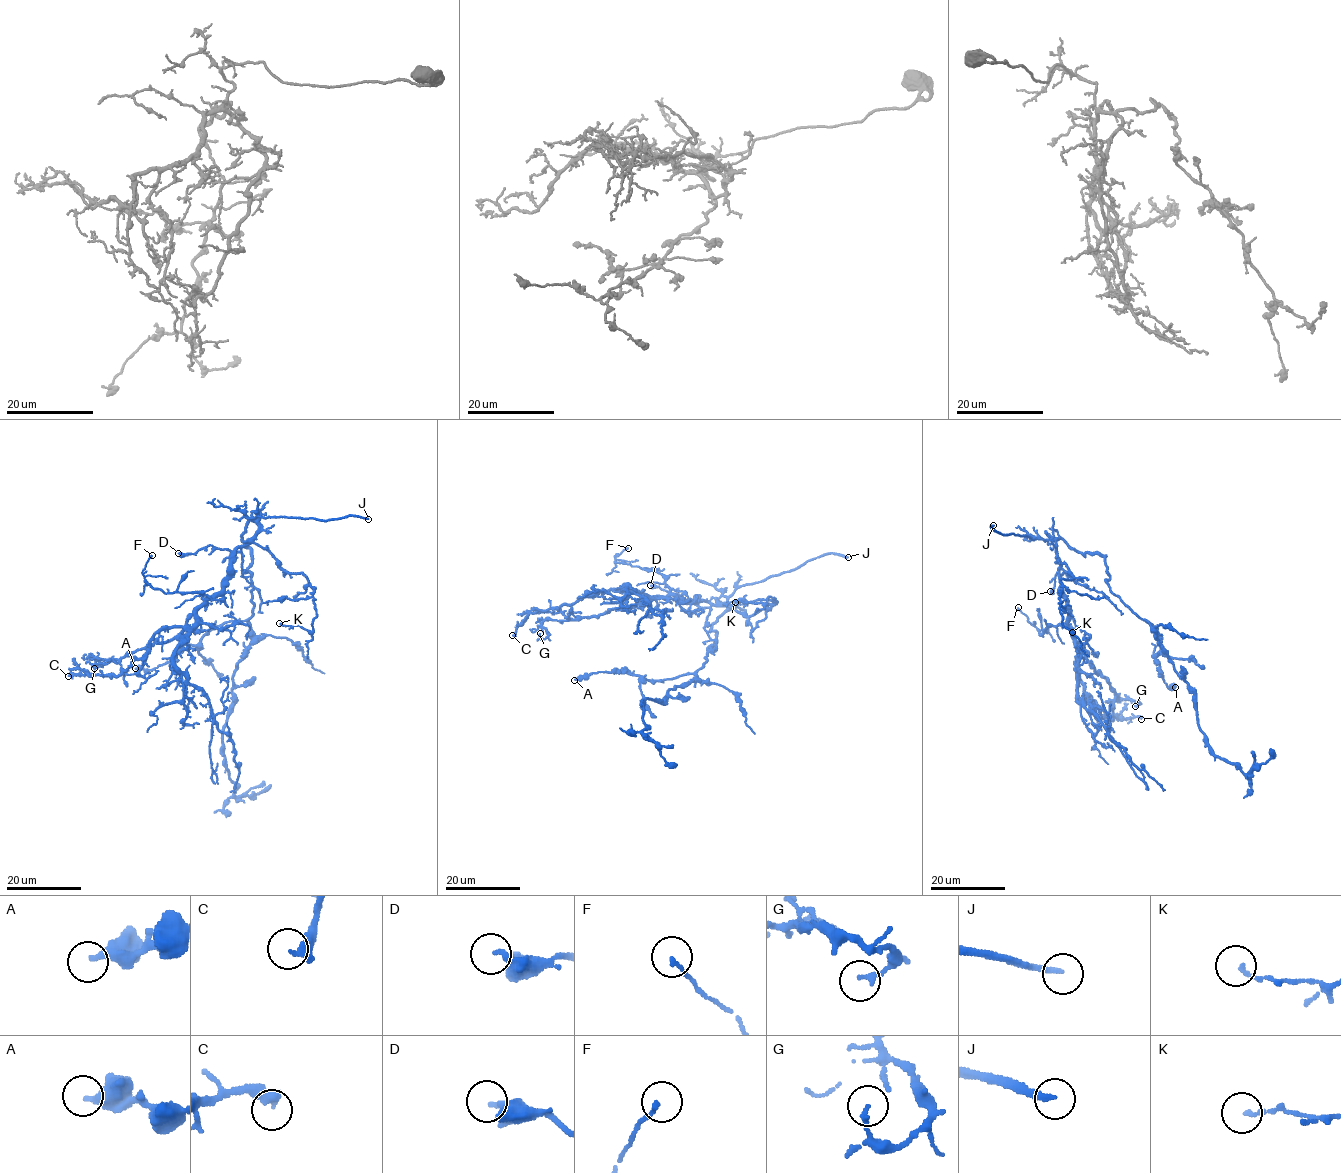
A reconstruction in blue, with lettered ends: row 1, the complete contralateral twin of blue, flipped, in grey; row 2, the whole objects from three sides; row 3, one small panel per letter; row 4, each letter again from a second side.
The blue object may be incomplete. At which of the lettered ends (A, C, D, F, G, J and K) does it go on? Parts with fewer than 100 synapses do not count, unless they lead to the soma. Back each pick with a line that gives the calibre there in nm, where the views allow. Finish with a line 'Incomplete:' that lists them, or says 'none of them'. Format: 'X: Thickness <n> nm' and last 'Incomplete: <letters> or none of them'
J: Thickness 200 nm
Incomplete: J

